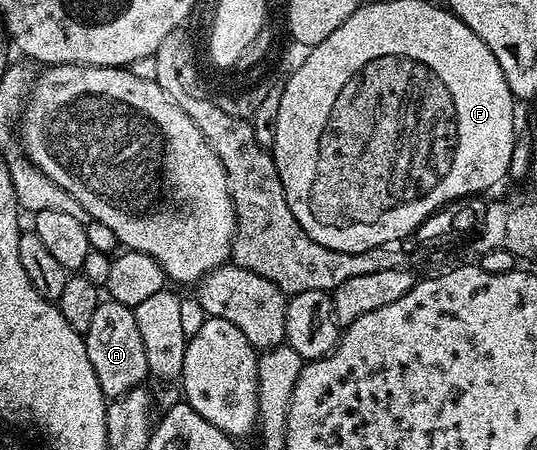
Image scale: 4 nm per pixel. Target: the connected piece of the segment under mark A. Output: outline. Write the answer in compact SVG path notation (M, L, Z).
M111 298L101 299L98 310L94 310L94 319L82 335L86 358L90 358L94 374L98 374L98 384L102 386L105 397L124 396L130 390L141 387L144 379L149 379L146 346L142 346L142 334L138 330L138 318L133 309Z

